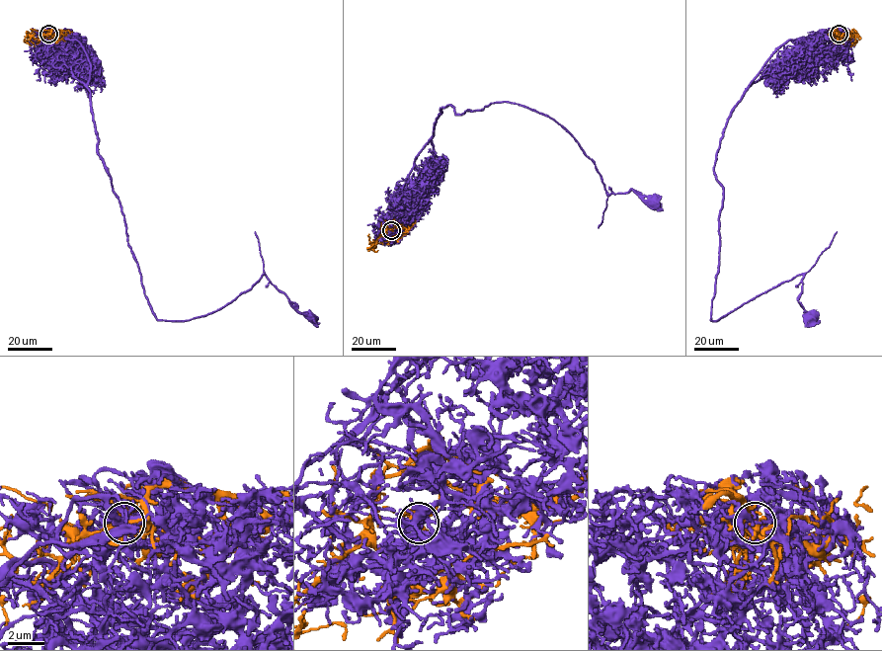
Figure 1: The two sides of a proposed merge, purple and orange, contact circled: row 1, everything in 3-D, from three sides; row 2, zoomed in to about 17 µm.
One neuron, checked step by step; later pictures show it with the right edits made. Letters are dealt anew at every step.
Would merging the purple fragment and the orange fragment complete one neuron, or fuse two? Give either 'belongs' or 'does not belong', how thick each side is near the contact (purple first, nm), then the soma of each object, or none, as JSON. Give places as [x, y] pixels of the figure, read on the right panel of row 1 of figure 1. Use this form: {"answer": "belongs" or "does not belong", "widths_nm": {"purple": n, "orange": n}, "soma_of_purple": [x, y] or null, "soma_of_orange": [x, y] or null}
{"answer": "does not belong", "widths_nm": {"purple": 160, "orange": 180}, "soma_of_purple": [811, 317], "soma_of_orange": null}

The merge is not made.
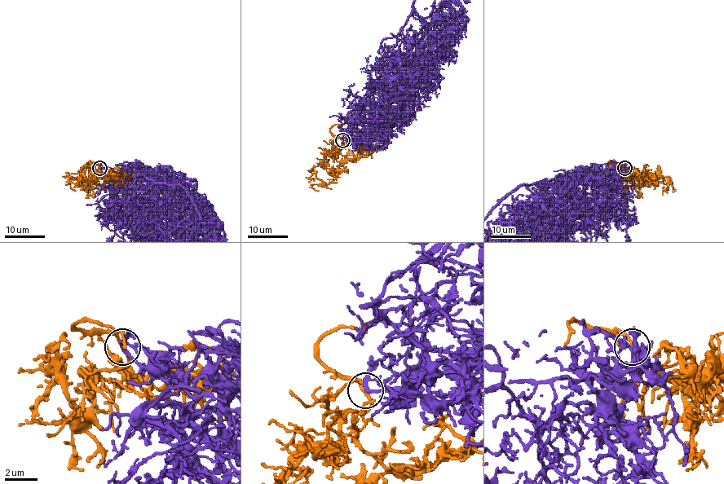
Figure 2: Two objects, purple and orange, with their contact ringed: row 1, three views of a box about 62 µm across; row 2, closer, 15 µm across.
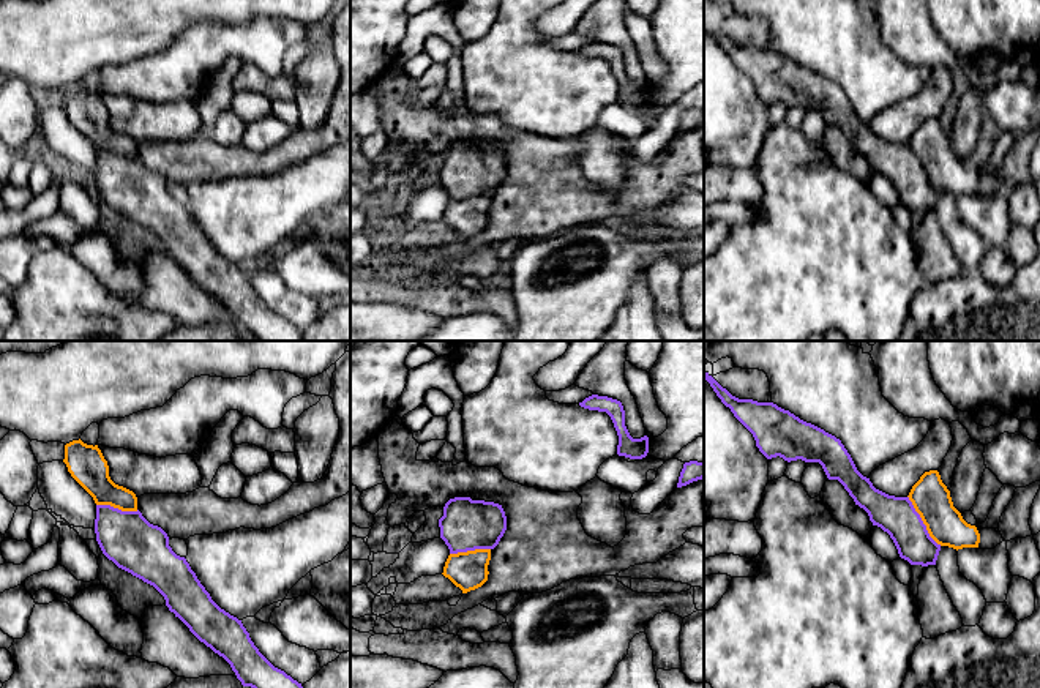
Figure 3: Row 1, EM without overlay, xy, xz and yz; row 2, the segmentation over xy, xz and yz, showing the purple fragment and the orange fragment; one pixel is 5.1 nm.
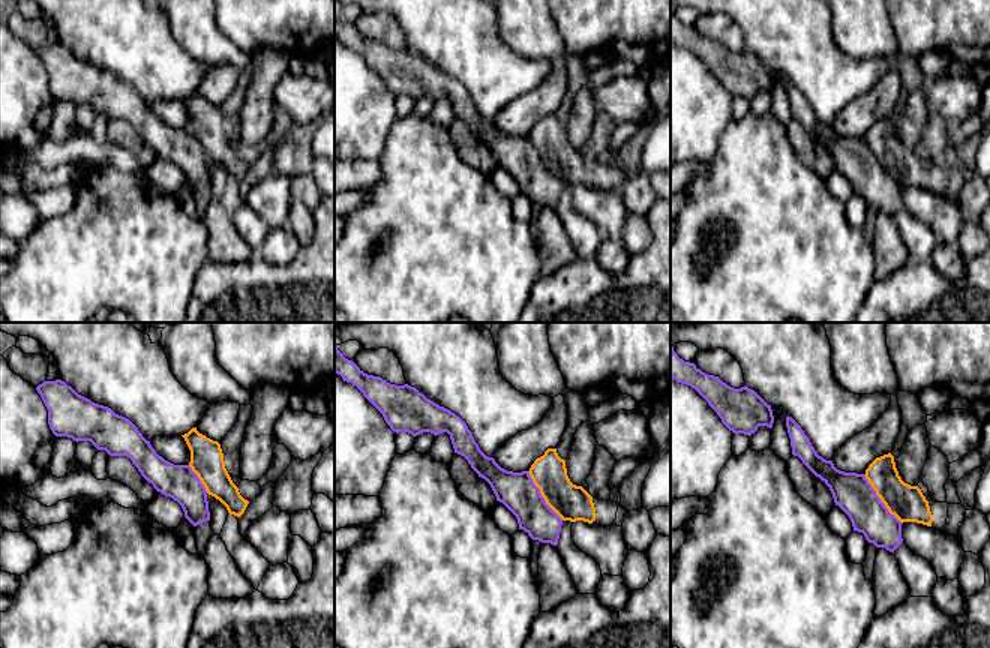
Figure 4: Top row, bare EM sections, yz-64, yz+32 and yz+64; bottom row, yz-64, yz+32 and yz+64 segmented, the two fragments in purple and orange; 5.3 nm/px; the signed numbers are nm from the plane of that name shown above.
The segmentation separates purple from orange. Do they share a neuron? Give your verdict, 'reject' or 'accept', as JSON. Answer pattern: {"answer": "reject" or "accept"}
{"answer": "accept"}

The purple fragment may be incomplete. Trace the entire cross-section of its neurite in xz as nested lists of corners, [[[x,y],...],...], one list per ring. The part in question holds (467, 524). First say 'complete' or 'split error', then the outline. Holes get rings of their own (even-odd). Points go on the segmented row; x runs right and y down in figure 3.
split error | [[[470,497],[450,499],[439,527],[450,549],[442,574],[462,593],[481,587],[488,581],[491,551],[507,530],[502,505]]]

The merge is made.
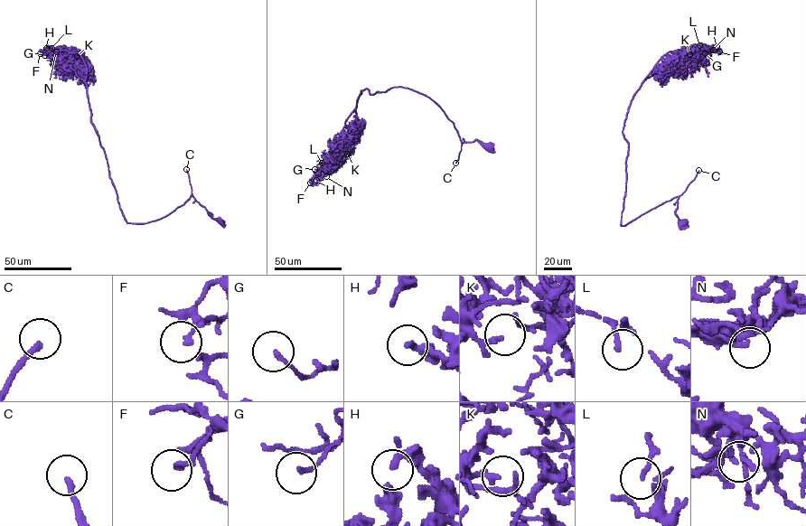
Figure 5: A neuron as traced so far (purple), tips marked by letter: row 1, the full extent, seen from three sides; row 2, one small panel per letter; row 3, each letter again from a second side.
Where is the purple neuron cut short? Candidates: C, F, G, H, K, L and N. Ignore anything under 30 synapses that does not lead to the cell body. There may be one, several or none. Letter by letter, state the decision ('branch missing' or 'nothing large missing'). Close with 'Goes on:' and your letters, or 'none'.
C: branch missing
F: nothing large missing
G: nothing large missing
H: nothing large missing
K: branch missing
L: nothing large missing
N: nothing large missing
Goes on: C, K

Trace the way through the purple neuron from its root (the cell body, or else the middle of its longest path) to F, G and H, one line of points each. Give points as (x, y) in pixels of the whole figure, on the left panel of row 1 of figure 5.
F: (220, 221), (191, 195), (156, 220), (127, 223), (91, 121), (85, 62), (79, 53), (66, 50), (40, 53)
G: (220, 221), (191, 195), (156, 220), (127, 223), (91, 121), (85, 62), (66, 50), (48, 50), (44, 55)
H: (220, 221), (191, 195), (156, 220), (127, 223), (91, 121), (85, 62), (78, 53), (46, 48)

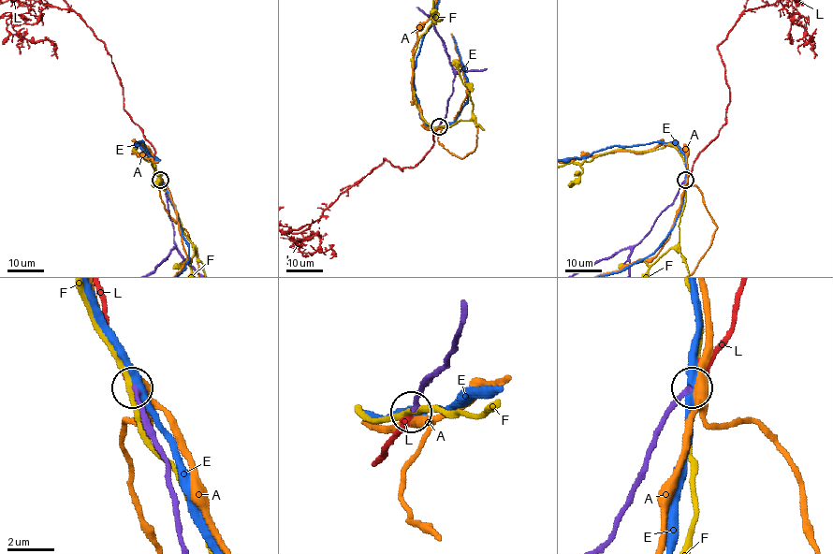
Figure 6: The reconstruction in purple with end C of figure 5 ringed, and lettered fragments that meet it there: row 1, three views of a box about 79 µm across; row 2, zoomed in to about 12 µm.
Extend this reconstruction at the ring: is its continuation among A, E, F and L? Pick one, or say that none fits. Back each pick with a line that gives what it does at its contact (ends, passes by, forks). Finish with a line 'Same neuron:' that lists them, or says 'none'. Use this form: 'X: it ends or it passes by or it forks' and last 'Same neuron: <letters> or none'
L: it ends
Same neuron: L

